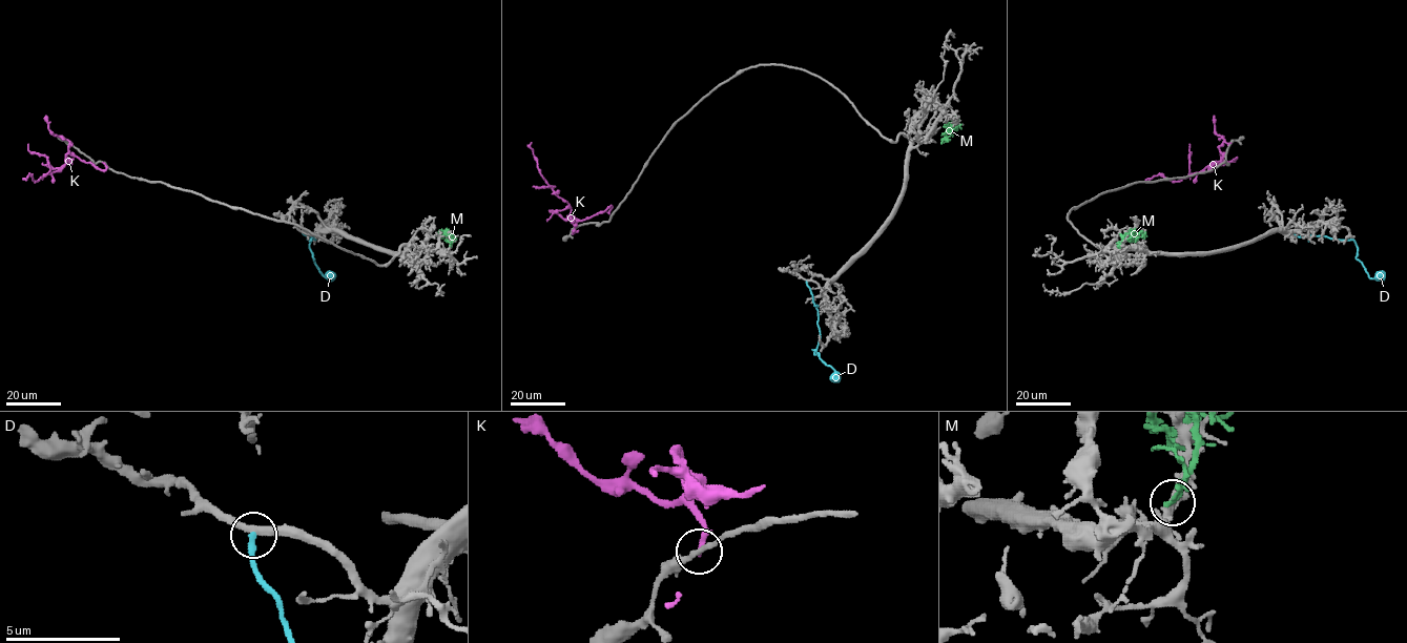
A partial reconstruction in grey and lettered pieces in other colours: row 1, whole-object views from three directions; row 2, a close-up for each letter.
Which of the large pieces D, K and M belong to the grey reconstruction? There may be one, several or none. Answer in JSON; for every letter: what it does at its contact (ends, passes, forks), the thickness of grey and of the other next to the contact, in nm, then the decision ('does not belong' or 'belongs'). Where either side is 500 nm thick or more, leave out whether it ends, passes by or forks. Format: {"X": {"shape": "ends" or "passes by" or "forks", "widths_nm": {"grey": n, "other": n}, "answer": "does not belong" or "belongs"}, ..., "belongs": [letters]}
{"D": {"shape": "ends", "widths_nm": {"grey": 320, "other": 260}, "answer": "does not belong"}, "K": {"shape": "passes by", "widths_nm": {"grey": 240, "other": 200}, "answer": "does not belong"}, "M": {"shape": "passes by", "widths_nm": {"grey": 280, "other": 200}, "answer": "does not belong"}, "belongs": []}

